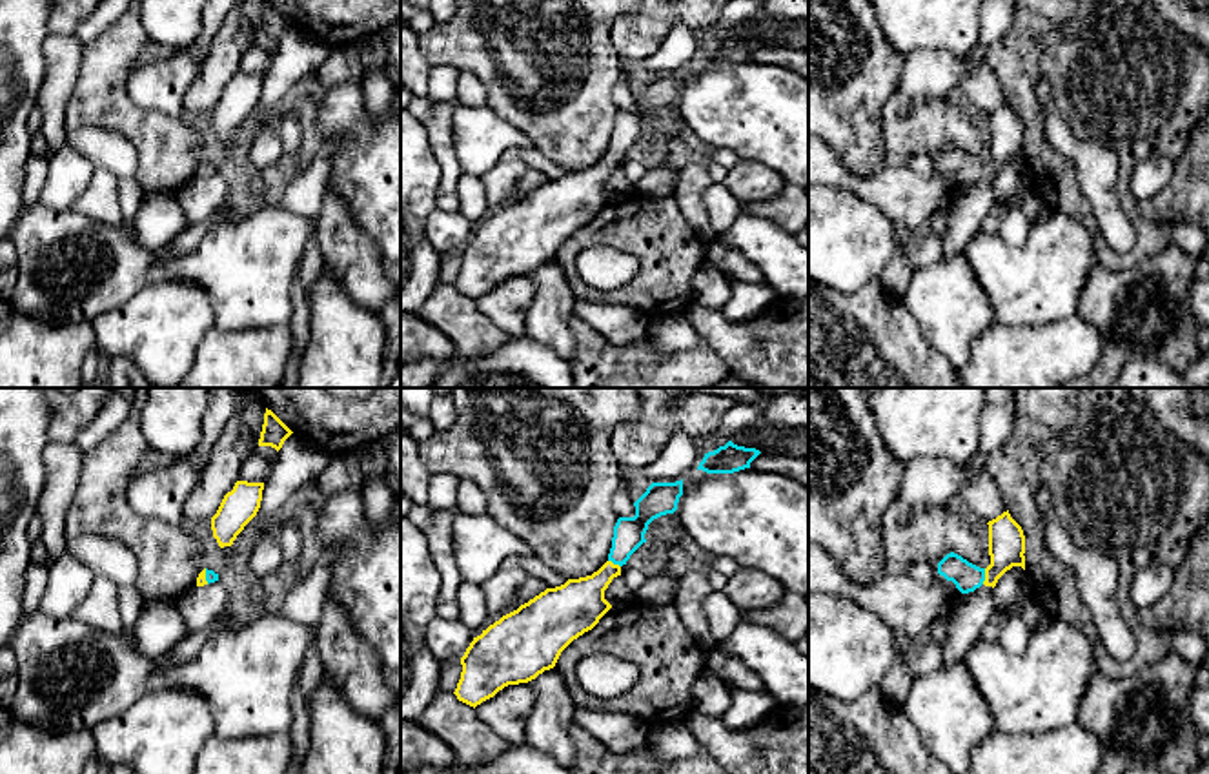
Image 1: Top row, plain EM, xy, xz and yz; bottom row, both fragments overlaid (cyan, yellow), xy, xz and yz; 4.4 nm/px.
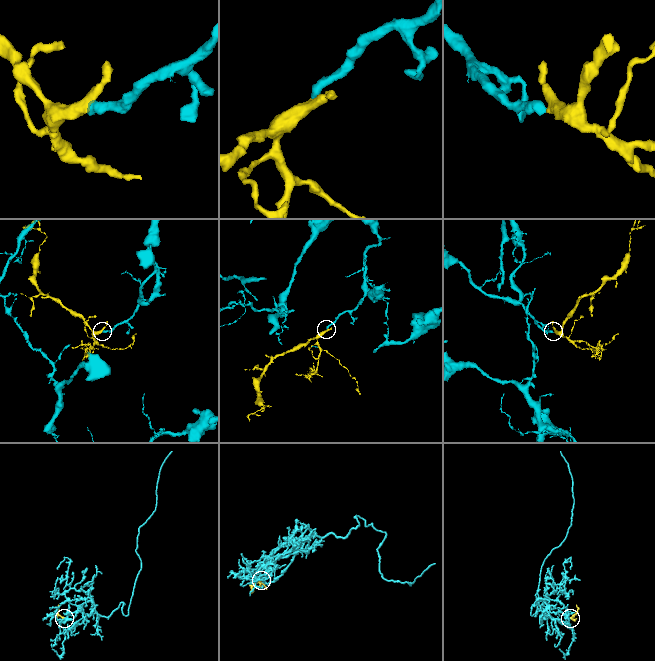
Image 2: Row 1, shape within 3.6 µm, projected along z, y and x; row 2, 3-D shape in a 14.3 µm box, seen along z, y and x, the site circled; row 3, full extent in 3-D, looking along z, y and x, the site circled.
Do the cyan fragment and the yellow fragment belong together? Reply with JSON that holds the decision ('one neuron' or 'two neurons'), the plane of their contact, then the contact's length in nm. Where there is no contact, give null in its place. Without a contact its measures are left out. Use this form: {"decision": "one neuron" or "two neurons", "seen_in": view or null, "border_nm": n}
{"decision": "one neuron", "seen_in": "yz", "border_nm": 70}

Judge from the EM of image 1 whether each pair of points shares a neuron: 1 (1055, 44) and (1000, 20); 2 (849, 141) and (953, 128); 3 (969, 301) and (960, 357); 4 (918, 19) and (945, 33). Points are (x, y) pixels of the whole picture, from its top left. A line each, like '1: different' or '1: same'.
1: different
2: different
3: same
4: same

